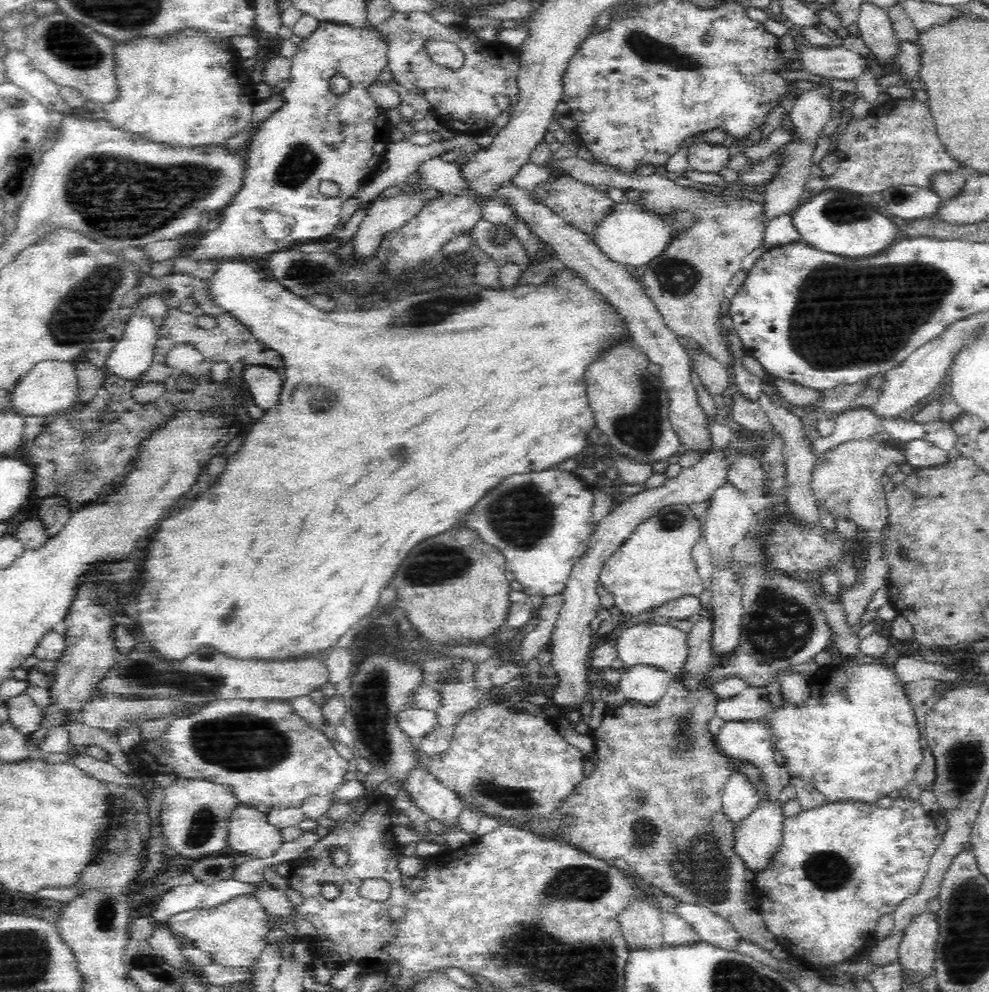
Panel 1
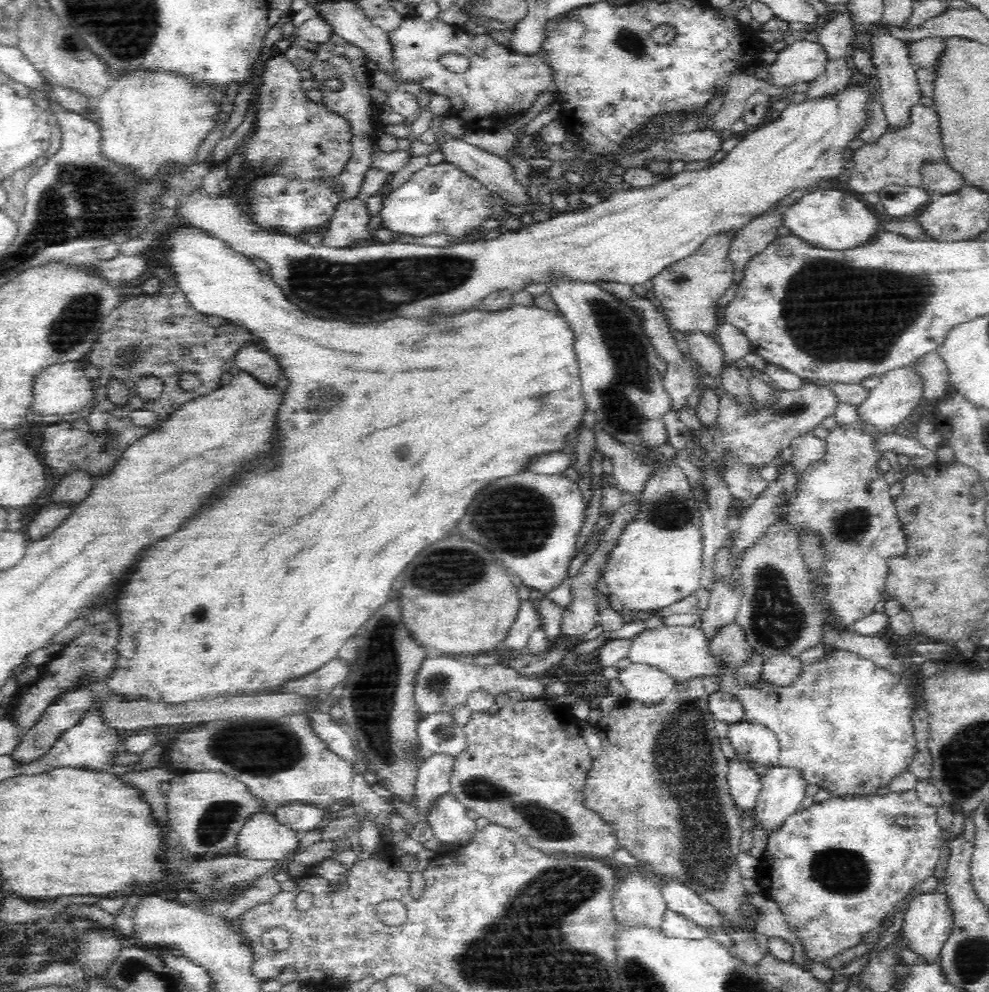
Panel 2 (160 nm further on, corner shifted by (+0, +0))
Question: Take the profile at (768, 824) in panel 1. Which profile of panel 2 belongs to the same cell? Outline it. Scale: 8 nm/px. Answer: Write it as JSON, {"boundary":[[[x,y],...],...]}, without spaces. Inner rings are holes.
{"boundary":[[[782,766],[767,769],[761,777],[761,791],[751,813],[765,836],[780,830],[790,815],[802,808],[807,786],[797,770]]]}

